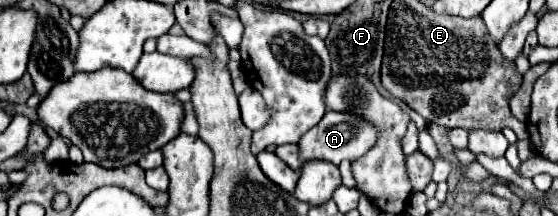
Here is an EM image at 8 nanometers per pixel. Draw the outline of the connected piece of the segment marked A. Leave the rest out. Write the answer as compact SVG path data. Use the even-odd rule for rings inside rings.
M327 111L323 119L309 129L301 139L299 139L299 163L309 163L309 161L329 161L333 165L339 165L341 161L355 161L359 159L367 149L373 147L375 143L375 127L371 127L367 121L347 115L347 113L333 113Z

